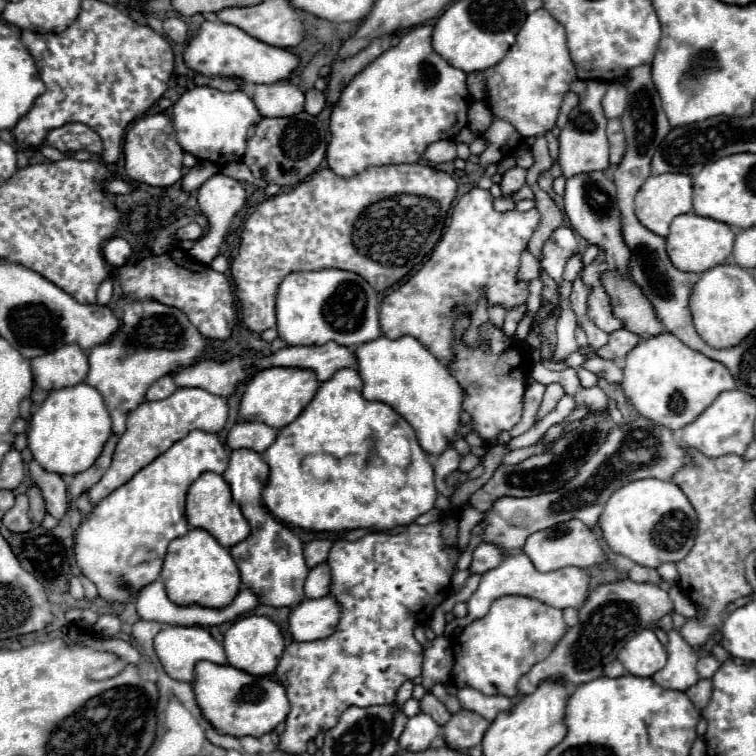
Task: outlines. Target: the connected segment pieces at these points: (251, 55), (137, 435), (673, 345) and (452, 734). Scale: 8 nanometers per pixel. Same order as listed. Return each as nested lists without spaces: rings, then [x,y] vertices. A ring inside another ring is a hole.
[[[205,20],[199,26],[199,32],[189,40],[187,48],[183,50],[183,60],[189,70],[199,72],[203,76],[243,78],[245,82],[251,82],[251,84],[273,84],[273,82],[285,80],[299,66],[299,58],[293,56],[289,50],[269,46],[245,34],[241,28],[233,24],[223,24],[219,20],[215,22]]]
[[[177,388],[175,394],[171,394],[165,400],[159,402],[143,402],[127,416],[127,430],[117,442],[113,462],[109,470],[103,474],[103,478],[93,484],[87,490],[89,502],[95,506],[105,496],[109,496],[113,490],[129,482],[141,468],[145,468],[149,462],[153,462],[157,456],[161,456],[167,448],[171,448],[177,440],[185,438],[191,430],[203,430],[203,432],[221,432],[227,422],[227,402],[223,396],[209,394],[203,388]]]
[[[665,332],[641,340],[627,356],[623,366],[623,392],[639,412],[671,432],[685,428],[693,422],[721,392],[733,390],[735,380],[729,370],[697,350],[685,346],[679,338]]]
[[[459,710],[443,726],[443,740],[449,748],[467,752],[469,748],[481,744],[483,734],[489,728],[489,724],[491,724],[489,720],[485,720],[483,716],[471,710]]]

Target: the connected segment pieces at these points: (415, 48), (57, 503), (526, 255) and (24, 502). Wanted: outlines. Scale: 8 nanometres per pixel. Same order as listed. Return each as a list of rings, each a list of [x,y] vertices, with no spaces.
[[[431,24],[411,28],[407,34],[403,34],[397,46],[383,52],[343,88],[339,102],[331,112],[331,142],[327,146],[327,164],[337,176],[351,178],[369,166],[417,162],[431,142],[453,140],[459,130],[467,126],[467,76],[433,50],[431,34]]]
[[[35,460],[29,462],[29,472],[33,478],[33,484],[37,484],[45,496],[45,504],[47,504],[47,512],[51,516],[55,516],[57,520],[61,520],[69,508],[67,502],[67,486],[61,480],[59,474],[47,472],[43,470]]]
[[[523,252],[521,258],[521,268],[519,268],[519,278],[521,280],[535,280],[541,272],[541,266],[537,264],[535,256],[531,252]]]
[[[19,494],[15,506],[3,516],[3,524],[11,532],[27,532],[33,526],[33,522],[27,516],[27,510],[29,510],[29,498],[25,494]]]

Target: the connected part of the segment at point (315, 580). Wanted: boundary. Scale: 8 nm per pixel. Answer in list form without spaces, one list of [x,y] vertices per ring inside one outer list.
[[[321,562],[315,568],[309,570],[309,576],[305,580],[305,596],[307,598],[321,598],[329,594],[331,586],[331,574],[329,574],[329,564]]]

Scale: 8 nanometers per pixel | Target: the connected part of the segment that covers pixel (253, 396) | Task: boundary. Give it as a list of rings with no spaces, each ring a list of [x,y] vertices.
[[[273,366],[273,368],[259,370],[251,378],[251,382],[247,384],[247,390],[245,390],[243,398],[241,398],[239,414],[247,422],[265,422],[265,424],[269,424],[273,428],[285,428],[313,400],[313,394],[317,392],[319,384],[321,382],[317,380],[315,372],[307,370],[307,368]]]

